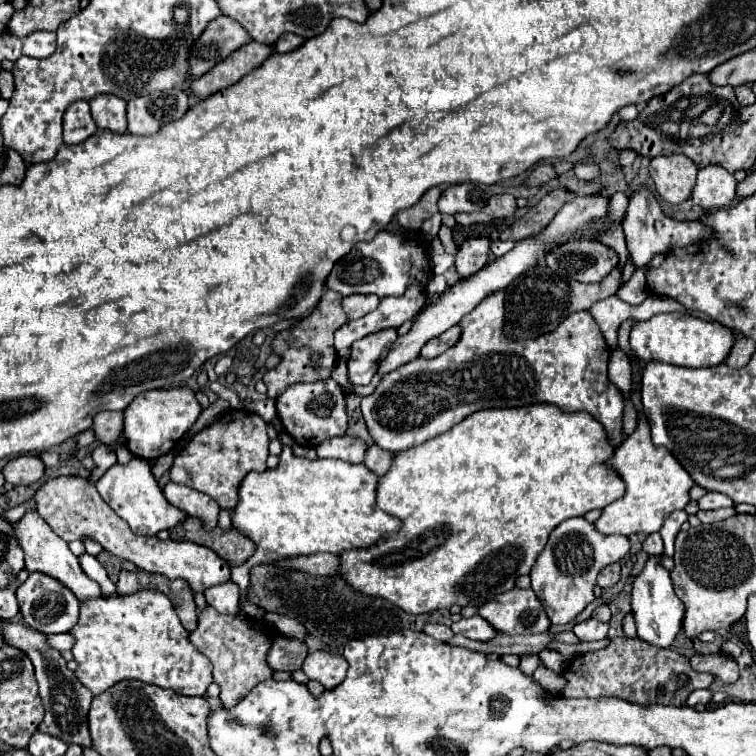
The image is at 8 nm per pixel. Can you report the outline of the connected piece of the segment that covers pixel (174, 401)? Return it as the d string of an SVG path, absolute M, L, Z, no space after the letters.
M172 387L172 389L154 389L134 397L132 405L124 411L124 435L126 447L142 459L156 459L172 451L172 447L186 435L186 431L196 423L202 413L200 403L194 397L190 387Z

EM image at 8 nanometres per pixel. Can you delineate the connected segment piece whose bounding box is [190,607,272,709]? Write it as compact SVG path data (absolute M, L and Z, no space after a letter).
M212 607L204 609L198 617L196 631L190 633L190 641L212 661L214 683L220 687L220 699L226 709L242 701L260 681L272 677L272 669L266 665L266 653L270 649L272 635L256 633L252 629L250 617L242 609L234 615L220 615Z

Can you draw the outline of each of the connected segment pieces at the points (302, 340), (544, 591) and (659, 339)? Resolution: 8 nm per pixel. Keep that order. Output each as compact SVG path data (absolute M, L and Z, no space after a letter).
M324 291L322 299L318 301L316 309L300 321L296 327L290 327L286 331L280 331L274 341L274 353L282 355L282 361L264 373L262 381L268 387L268 397L276 399L286 391L286 387L294 383L312 383L312 381L326 381L332 373L332 367L336 363L336 349L332 345L334 331L344 325L348 319L344 317L344 311L340 311L340 293Z
M584 517L562 521L550 533L544 551L538 555L530 571L532 591L544 605L548 619L554 625L566 625L574 621L596 599L594 585L600 569L612 565L614 561L620 561L628 551L630 543L626 537L620 535L604 537L602 533L596 533L596 529L592 529L592 523L588 523Z
M656 313L648 321L636 321L630 331L630 347L642 363L662 361L682 367L712 367L726 359L732 345L734 337L730 329L684 313Z

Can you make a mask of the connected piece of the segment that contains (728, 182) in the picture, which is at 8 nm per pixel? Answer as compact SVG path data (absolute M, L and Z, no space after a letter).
M708 165L698 171L698 181L692 191L692 201L704 211L728 207L736 195L738 181L734 175L724 173L718 165Z

